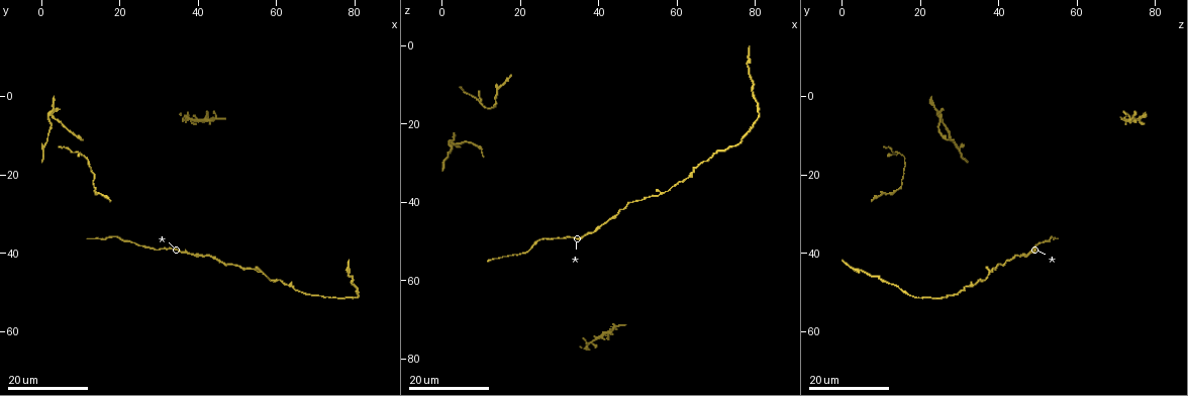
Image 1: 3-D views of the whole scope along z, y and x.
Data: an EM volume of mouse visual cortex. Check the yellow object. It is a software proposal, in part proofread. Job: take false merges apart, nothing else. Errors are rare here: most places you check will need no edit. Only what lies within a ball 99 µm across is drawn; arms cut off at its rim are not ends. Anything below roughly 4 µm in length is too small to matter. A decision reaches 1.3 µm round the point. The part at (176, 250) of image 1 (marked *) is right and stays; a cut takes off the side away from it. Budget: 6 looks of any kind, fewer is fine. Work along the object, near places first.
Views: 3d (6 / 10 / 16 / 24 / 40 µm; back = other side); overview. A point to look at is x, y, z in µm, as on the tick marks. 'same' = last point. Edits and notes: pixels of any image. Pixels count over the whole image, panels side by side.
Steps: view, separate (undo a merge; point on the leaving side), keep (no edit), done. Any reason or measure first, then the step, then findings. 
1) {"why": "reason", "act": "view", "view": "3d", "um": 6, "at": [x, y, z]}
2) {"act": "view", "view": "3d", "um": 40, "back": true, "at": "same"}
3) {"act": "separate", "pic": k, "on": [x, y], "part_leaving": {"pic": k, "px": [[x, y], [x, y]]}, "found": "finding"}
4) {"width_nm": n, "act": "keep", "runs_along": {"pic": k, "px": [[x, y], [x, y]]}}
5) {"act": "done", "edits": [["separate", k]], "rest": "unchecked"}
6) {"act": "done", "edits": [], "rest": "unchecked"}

{"act": "view", "view": "3d", "um": 16, "at": [56.0, 45.0, 37.5]}

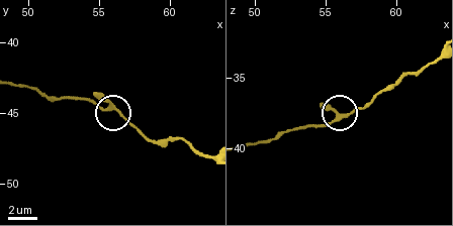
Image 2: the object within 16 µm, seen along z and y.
{"act": "view", "view": "3d", "um": 10, "at": [56.6, 45.2, 37.6]}

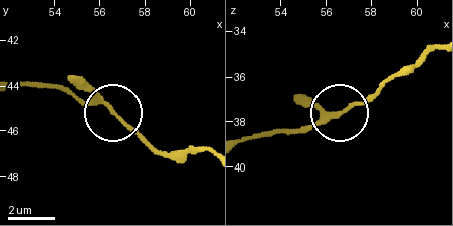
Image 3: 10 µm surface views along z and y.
{"arms": 3, "act": "keep", "runs_along": {"pic": 3, "px": [[16, 86], [69, 88], [109, 109], [154, 153]]}, "found": "one neuron here"}

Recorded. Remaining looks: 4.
{"why": "calibre changes", "act": "view", "view": "3d", "um": 16, "at": [61.0, 46.5, 34.5]}

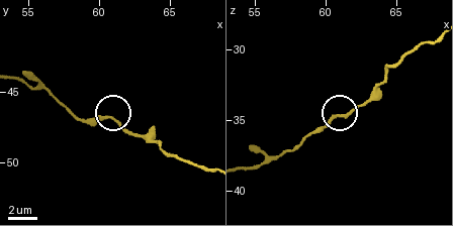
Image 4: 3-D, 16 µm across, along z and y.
{"act": "view", "view": "3d", "um": 6, "at": "same"}

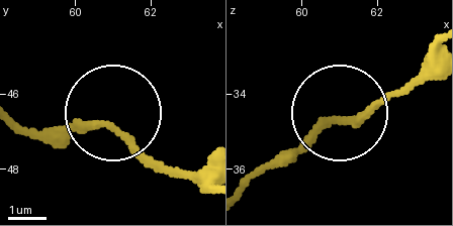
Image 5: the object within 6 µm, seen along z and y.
{"act": "keep", "runs_along": {"pic": 5, "px": [[245, 187], [380, 97], [405, 91]]}, "found": "all the same neuron"}

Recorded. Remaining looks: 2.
{"act": "done", "edits": [], "rest": "unchecked"}

